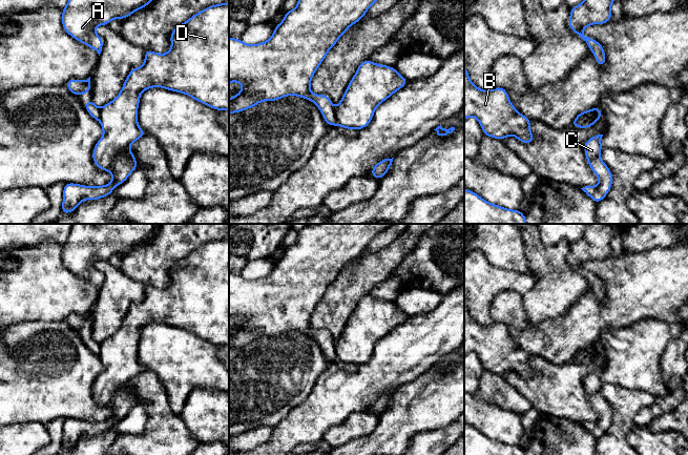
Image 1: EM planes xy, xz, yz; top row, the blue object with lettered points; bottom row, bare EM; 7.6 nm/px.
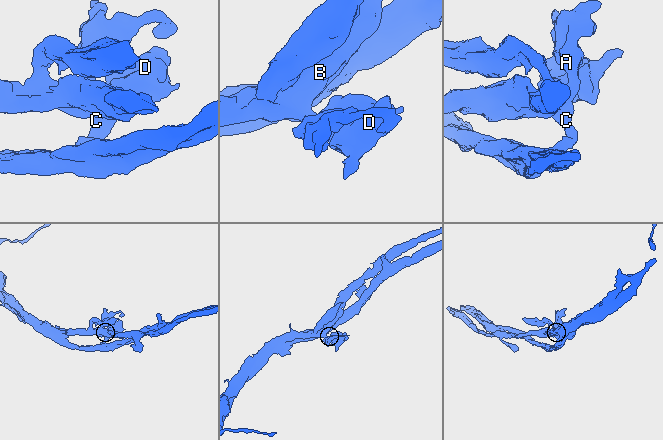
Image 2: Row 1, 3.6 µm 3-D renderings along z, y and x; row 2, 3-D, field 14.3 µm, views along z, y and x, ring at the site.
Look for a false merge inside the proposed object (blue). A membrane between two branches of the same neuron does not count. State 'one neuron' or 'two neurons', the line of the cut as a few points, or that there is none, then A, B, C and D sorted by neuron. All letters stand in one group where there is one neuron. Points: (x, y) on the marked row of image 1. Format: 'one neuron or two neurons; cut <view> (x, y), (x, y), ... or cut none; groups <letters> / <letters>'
two neurons; cut xz (334, 110), (336, 124); groups A B / C D

